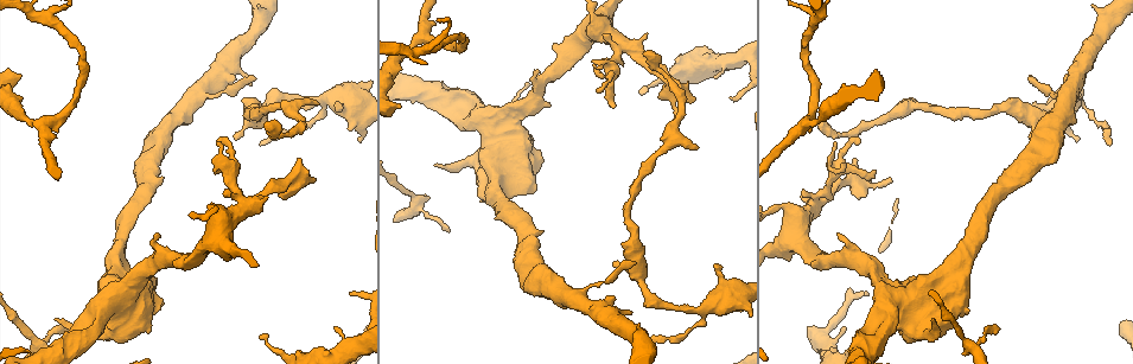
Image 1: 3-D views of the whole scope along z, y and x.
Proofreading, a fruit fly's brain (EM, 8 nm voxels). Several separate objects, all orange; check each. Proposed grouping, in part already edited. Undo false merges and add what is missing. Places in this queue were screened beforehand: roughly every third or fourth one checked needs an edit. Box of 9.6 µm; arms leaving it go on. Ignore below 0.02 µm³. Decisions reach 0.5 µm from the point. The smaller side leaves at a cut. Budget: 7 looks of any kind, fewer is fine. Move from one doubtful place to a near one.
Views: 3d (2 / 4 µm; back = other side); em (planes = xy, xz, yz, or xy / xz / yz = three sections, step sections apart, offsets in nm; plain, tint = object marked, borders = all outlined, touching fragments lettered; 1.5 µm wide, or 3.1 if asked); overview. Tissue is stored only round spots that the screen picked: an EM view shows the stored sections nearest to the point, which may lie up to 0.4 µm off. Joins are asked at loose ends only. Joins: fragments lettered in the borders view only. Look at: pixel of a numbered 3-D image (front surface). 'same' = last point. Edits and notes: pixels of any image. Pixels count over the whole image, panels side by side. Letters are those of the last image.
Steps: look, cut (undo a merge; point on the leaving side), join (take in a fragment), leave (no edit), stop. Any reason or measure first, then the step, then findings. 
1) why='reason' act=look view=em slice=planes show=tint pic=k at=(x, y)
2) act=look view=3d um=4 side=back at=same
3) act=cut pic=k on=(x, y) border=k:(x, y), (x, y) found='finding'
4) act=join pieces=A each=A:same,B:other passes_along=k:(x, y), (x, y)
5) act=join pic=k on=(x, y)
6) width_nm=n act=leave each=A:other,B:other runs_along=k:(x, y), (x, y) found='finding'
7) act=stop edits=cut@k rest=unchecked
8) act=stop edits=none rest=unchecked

why='thin end' act=look view=em slice=xz step=4 show=borders pic=1 at=(1000, 329)

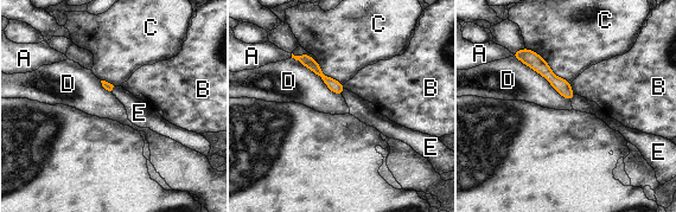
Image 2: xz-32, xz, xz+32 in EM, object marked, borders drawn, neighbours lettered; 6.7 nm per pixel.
act=leave each=A:other,B:other,C:other,D:other,E:other runs_along=2:(520, 56), (536, 62), (569, 96) found='none of them fits'

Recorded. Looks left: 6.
why='an open end' act=look view=em slice=xz step=8 show=borders pic=1 at=(633, 261)

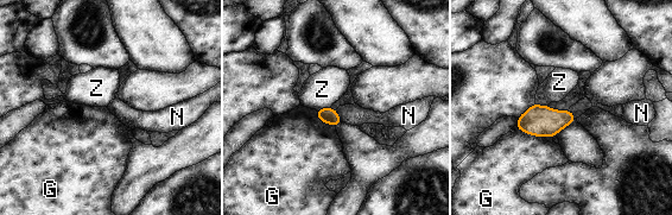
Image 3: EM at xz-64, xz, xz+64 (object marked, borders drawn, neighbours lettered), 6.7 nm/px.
why='another direction' act=look view=em slice=planes show=borders at=same

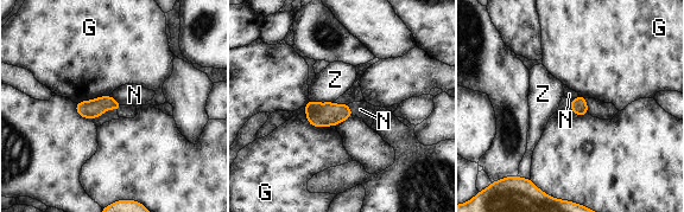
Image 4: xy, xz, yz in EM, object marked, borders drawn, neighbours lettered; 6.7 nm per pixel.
width_nm=110 act=leave each=G:other,N:other,Z:other border=4:(109, 95), (122, 104) found='none of them fits'

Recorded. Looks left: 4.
why='long arm stops here' act=look view=em slice=planes show=borders pic=1 at=(644, 54)

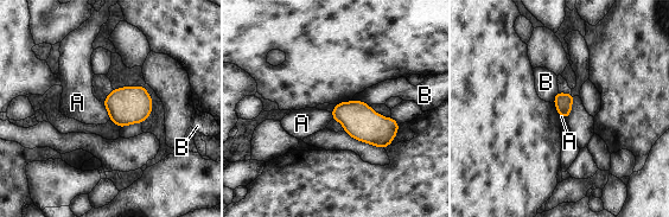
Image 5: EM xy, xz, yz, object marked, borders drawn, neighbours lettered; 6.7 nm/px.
longest_contact=A:140nm act=leave each=A:other,B:other found='no lettered fragment goes on from it'

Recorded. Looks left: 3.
act=stop edits=none rest=unchecked

